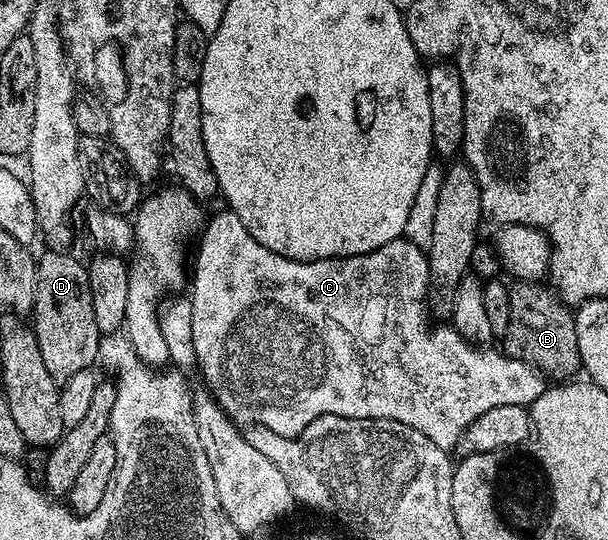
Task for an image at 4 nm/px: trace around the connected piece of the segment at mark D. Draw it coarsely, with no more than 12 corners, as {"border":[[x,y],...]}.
{"border":[[60,249],[36,265],[34,330],[62,385],[89,370],[101,333],[88,268]]}

